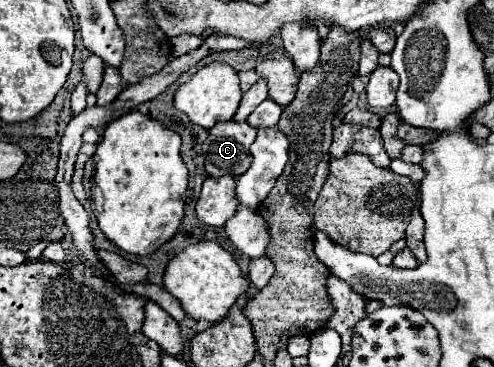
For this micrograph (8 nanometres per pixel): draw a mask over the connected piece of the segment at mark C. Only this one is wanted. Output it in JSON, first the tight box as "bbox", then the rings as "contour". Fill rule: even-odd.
{"bbox":[203,122,257,178],"contour":[[[217,122],[203,142],[207,174],[213,178],[221,178],[223,174],[241,176],[251,164],[249,146],[255,136],[257,130],[247,122]]]}

